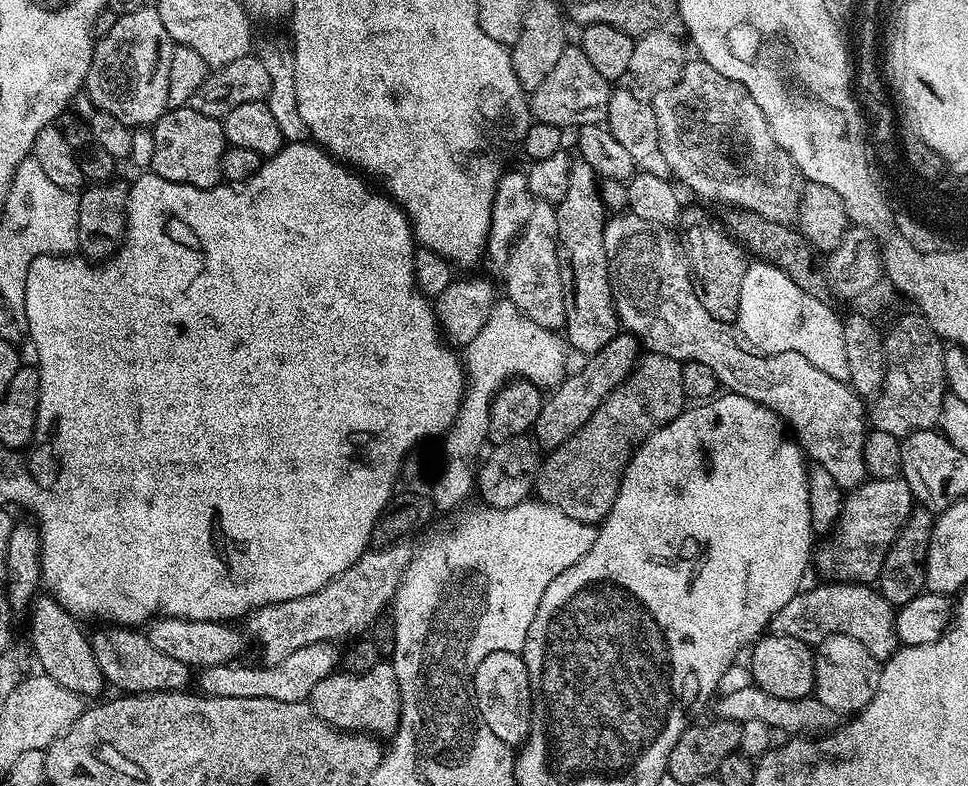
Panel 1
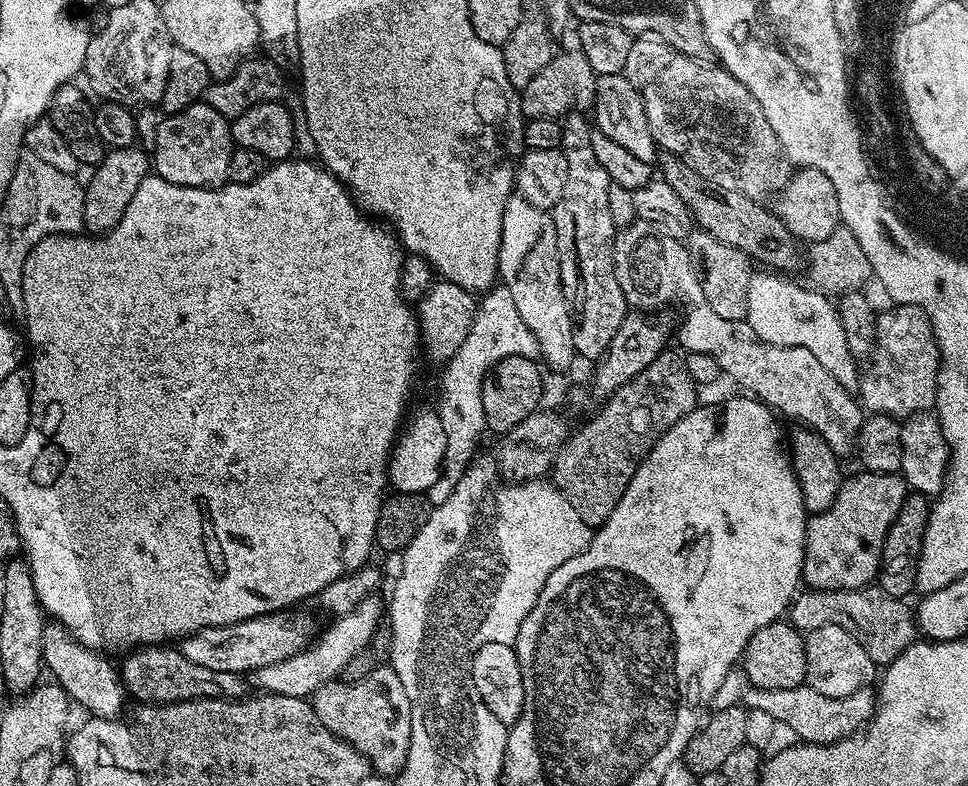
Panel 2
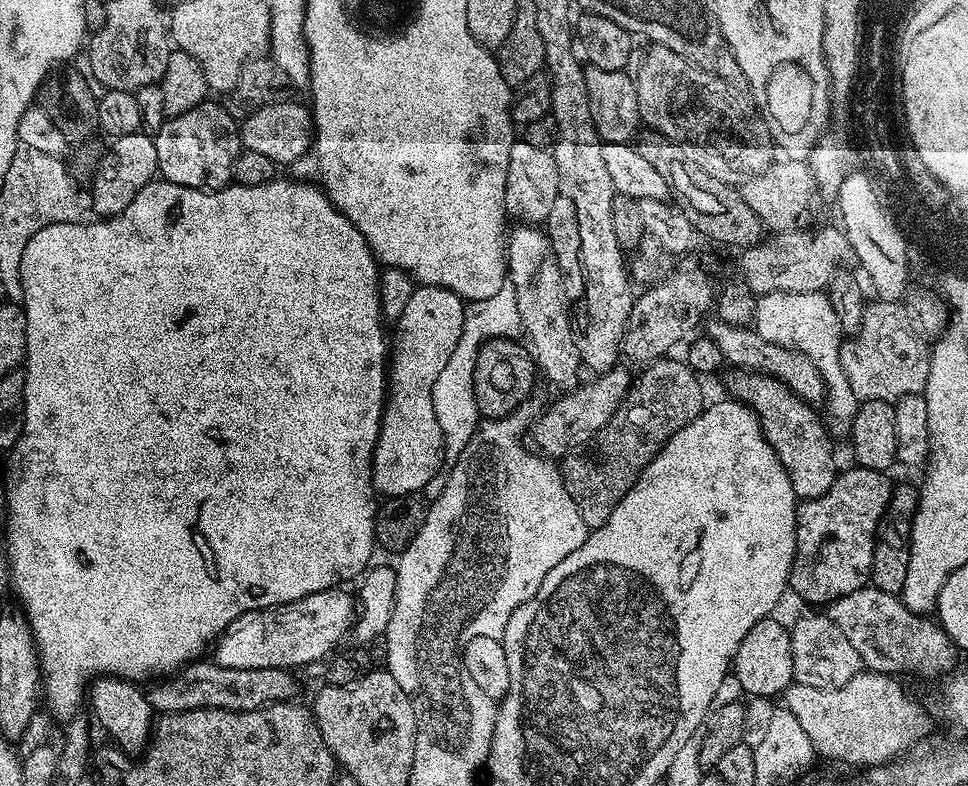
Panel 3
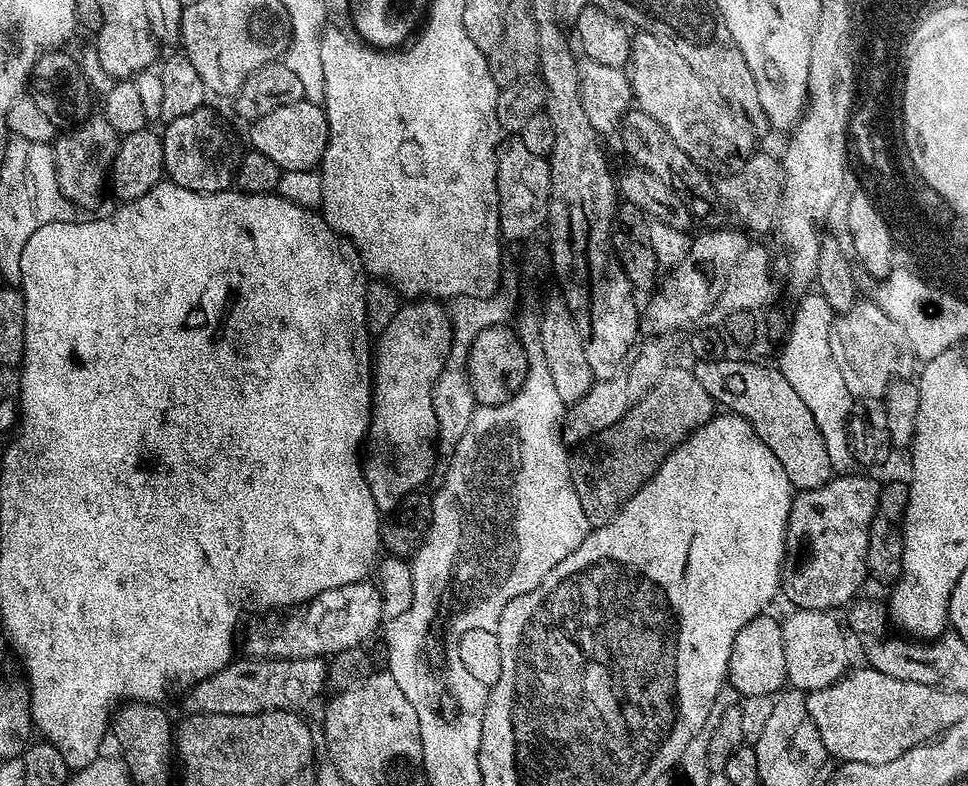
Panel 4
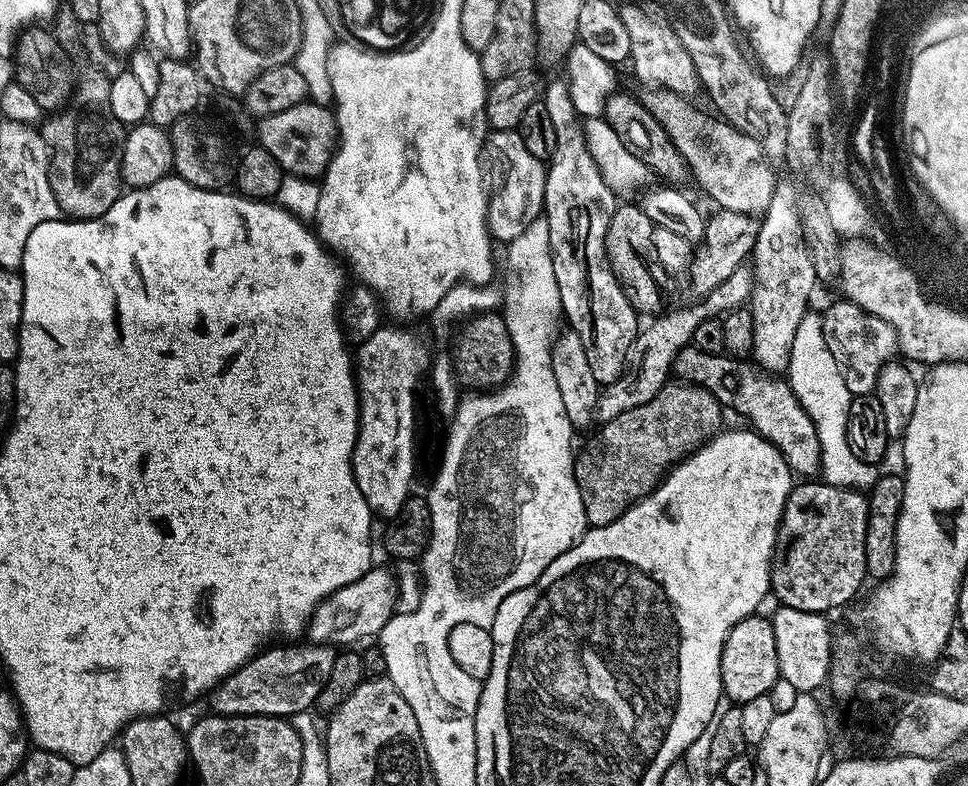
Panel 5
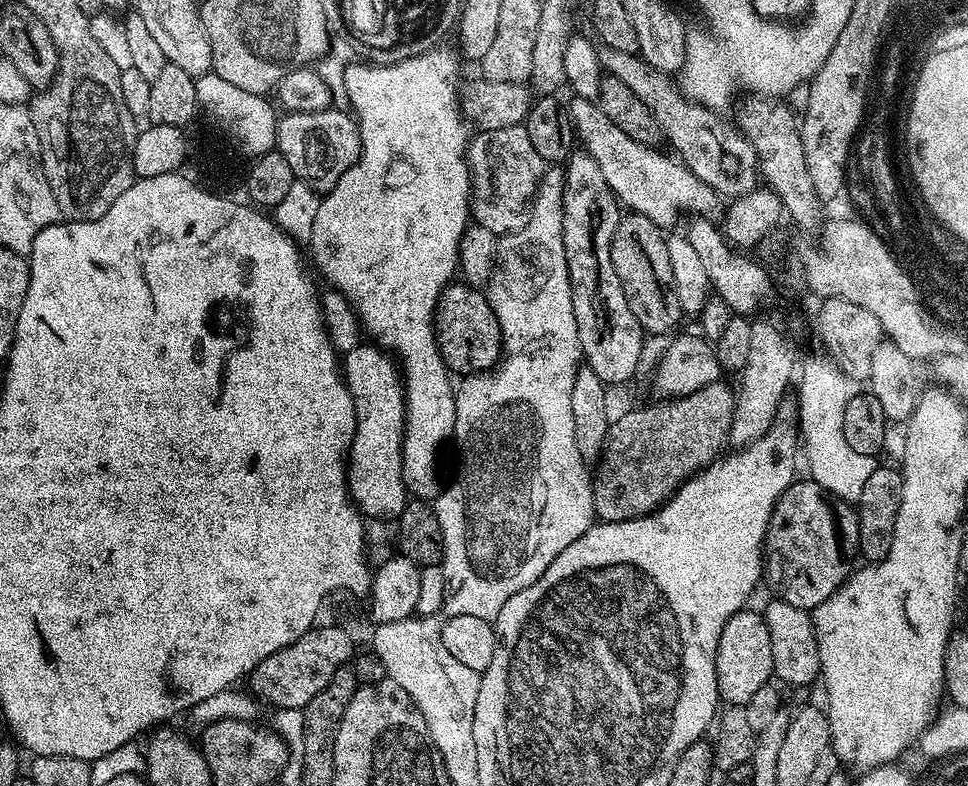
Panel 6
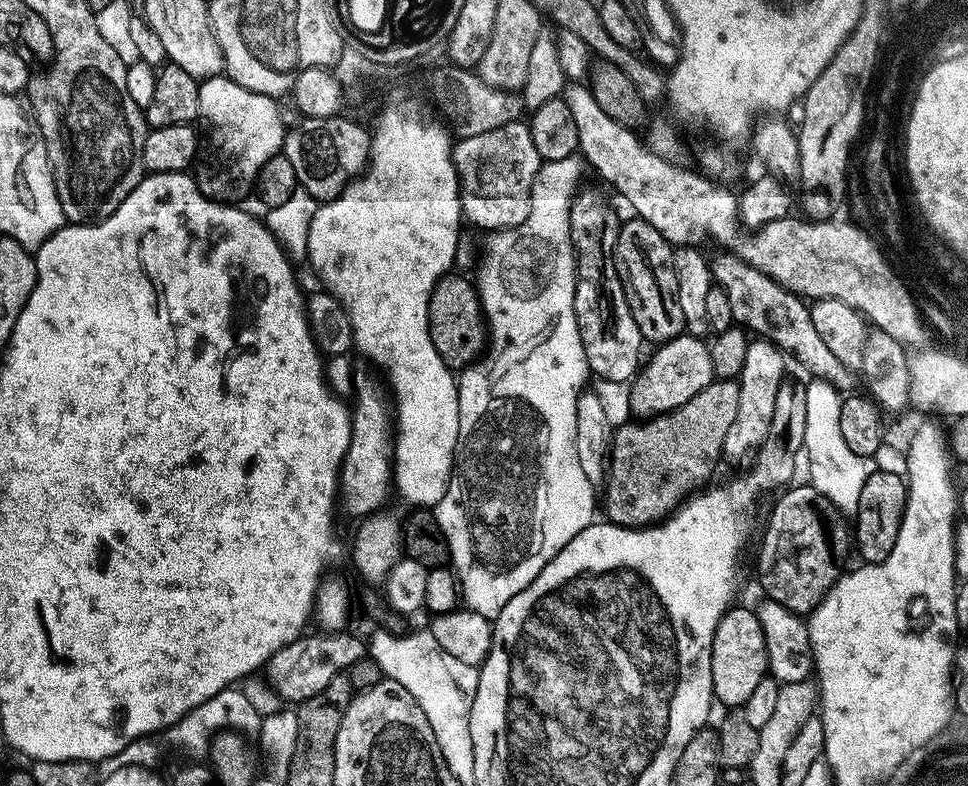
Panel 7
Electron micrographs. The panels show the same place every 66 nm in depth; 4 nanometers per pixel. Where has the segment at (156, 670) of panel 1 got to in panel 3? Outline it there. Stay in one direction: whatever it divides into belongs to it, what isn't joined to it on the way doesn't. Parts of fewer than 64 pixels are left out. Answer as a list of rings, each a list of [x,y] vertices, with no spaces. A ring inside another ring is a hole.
[[[193,662],[183,668],[157,679],[146,695],[150,706],[160,714],[185,712],[199,708],[221,708],[235,712],[249,712],[266,707],[267,704],[282,704],[293,699],[296,680],[286,668],[270,670],[230,670],[215,662]]]

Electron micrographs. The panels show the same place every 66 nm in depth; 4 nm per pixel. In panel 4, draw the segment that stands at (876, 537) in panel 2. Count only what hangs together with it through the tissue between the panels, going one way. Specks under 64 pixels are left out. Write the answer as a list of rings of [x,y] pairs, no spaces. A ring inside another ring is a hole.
[[[836,474],[832,479],[827,480],[822,486],[818,486],[814,490],[806,490],[805,492],[797,491],[792,497],[792,505],[790,506],[790,514],[788,521],[784,527],[784,562],[780,565],[780,586],[779,591],[782,596],[789,600],[793,609],[804,609],[806,611],[822,611],[828,612],[851,605],[857,599],[856,591],[864,584],[864,579],[869,579],[868,571],[868,535],[870,534],[870,526],[872,525],[872,516],[876,512],[876,495],[878,492],[878,484],[872,480],[867,480],[864,476],[856,476],[857,474]]]

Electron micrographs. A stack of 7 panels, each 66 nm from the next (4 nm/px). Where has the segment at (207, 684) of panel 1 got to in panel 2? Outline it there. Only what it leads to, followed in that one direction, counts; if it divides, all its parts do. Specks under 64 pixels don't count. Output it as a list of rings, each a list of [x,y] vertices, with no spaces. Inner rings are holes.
[[[379,595],[366,597],[353,612],[345,616],[335,617],[332,625],[321,631],[307,648],[300,649],[290,658],[276,662],[274,666],[262,666],[250,673],[250,684],[261,693],[269,696],[285,696],[286,698],[308,698],[318,691],[323,684],[339,677],[340,671],[354,658],[354,654],[365,651],[372,643],[374,630],[382,623],[386,612],[386,604],[379,600]]]

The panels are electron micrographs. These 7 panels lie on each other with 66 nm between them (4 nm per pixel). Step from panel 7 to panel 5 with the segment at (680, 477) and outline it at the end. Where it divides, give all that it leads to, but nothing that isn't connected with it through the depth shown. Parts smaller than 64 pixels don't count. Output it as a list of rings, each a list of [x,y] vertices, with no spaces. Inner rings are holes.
[[[669,382],[662,390],[658,390],[658,394],[654,394],[654,398],[650,398],[650,402],[642,402],[642,406],[634,406],[634,410],[618,414],[618,418],[603,421],[604,429],[581,452],[579,449],[576,460],[576,481],[589,525],[593,528],[606,526],[628,508],[635,506],[643,496],[649,496],[680,461],[691,456],[721,431],[720,412],[722,406],[714,394],[705,388],[697,384]]]

